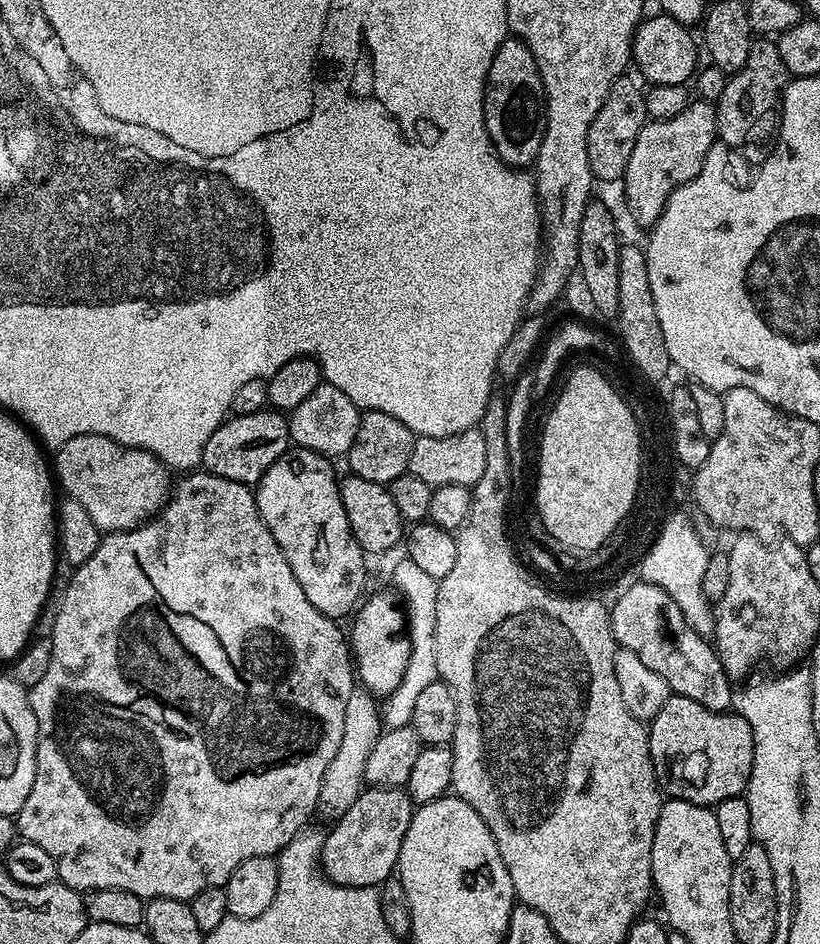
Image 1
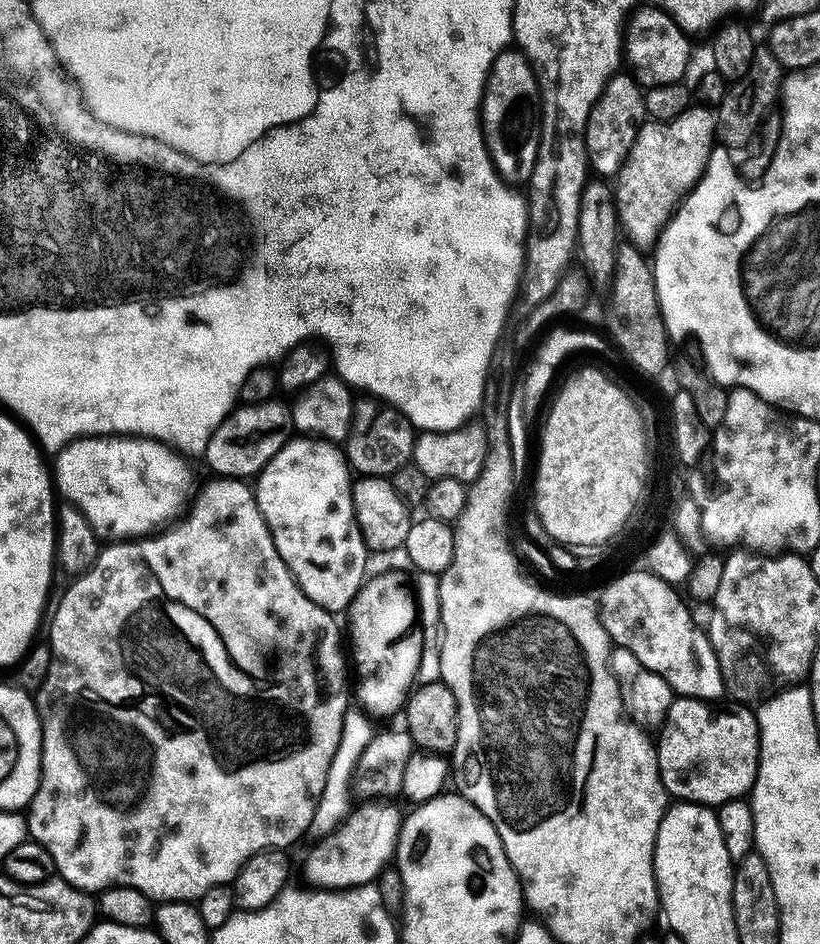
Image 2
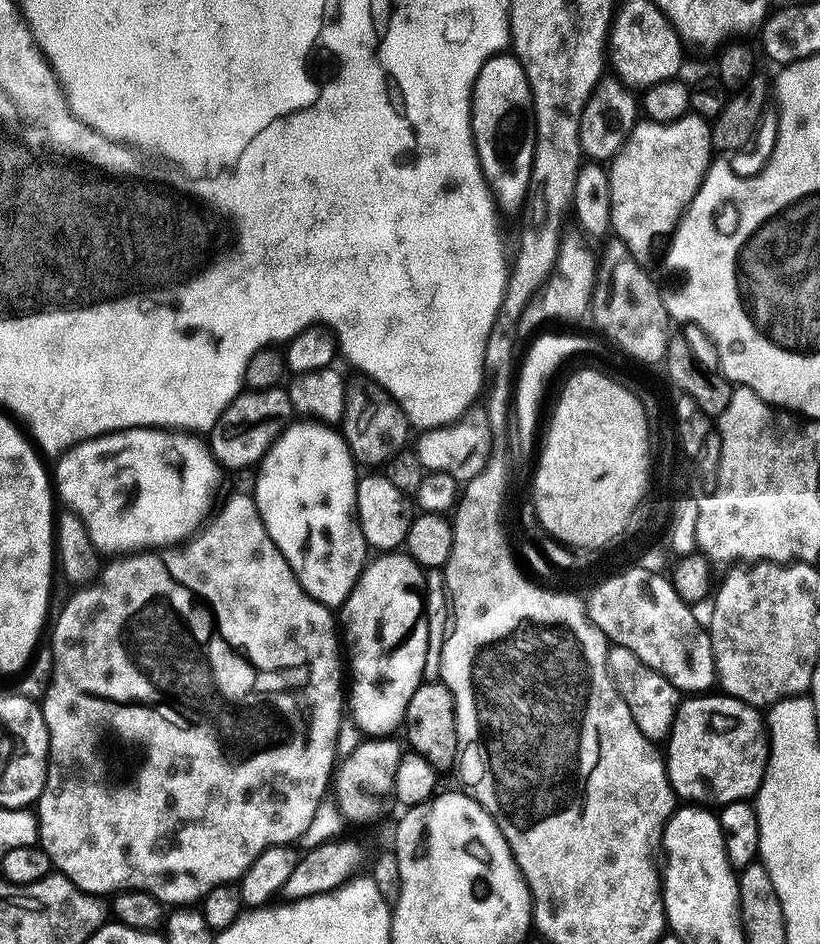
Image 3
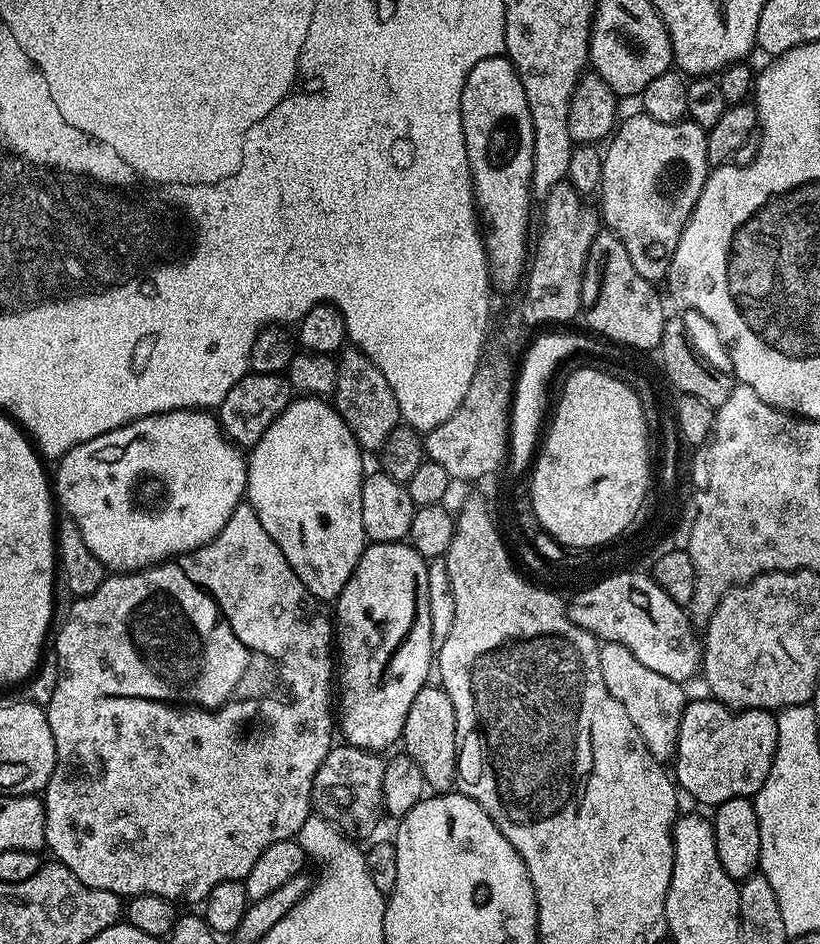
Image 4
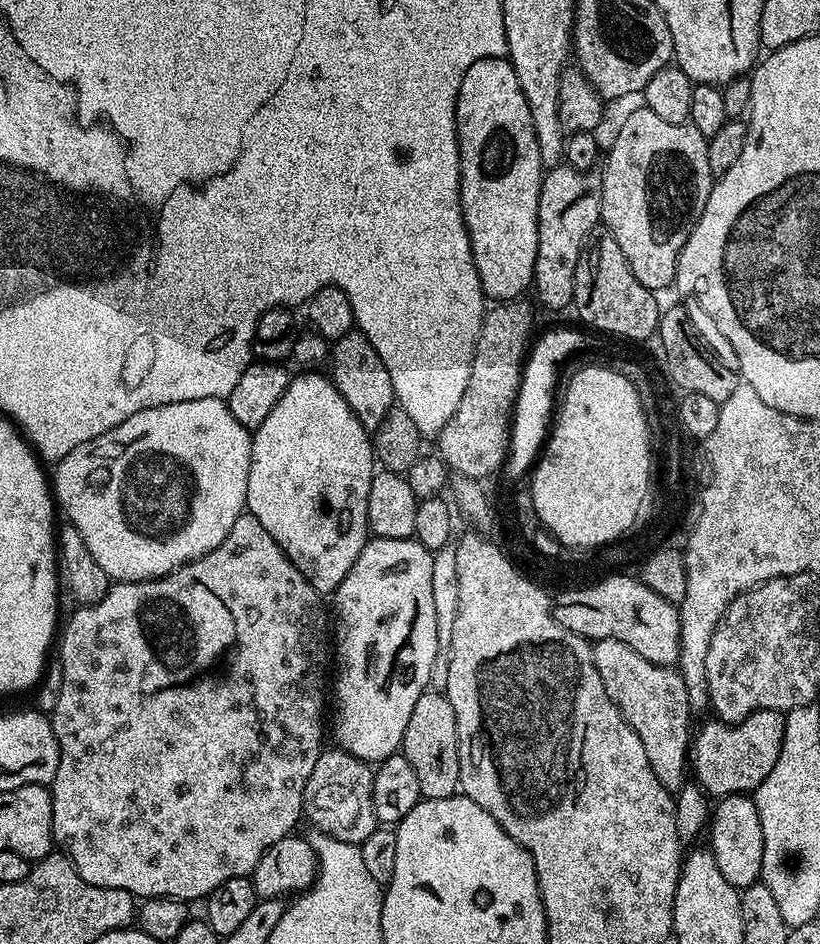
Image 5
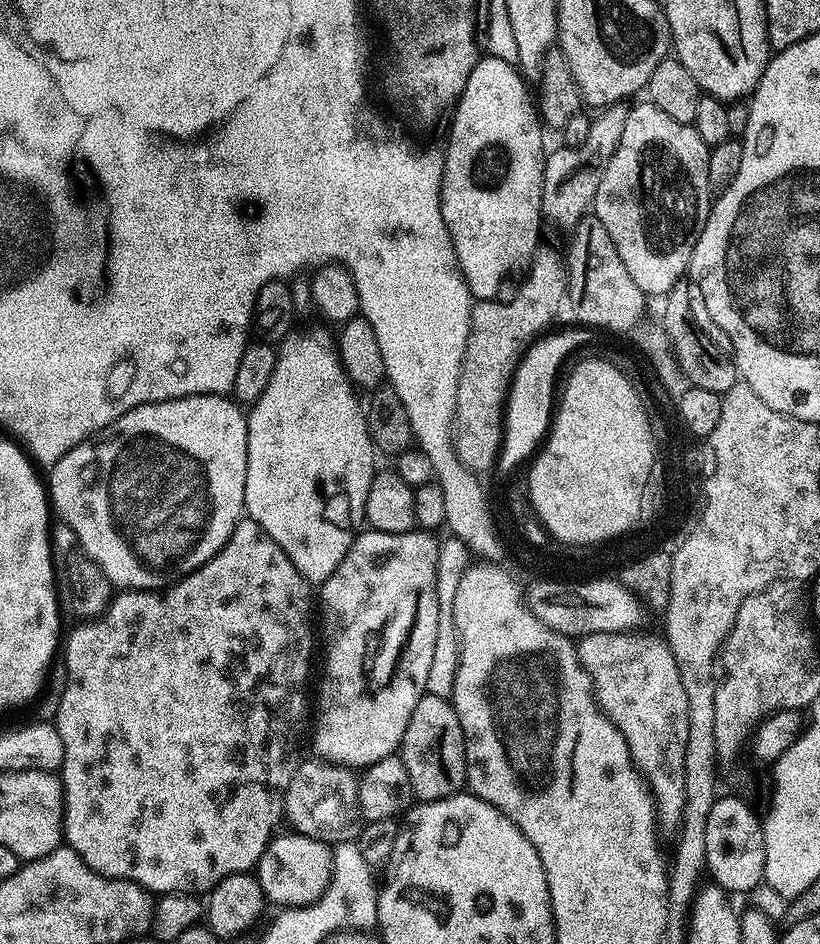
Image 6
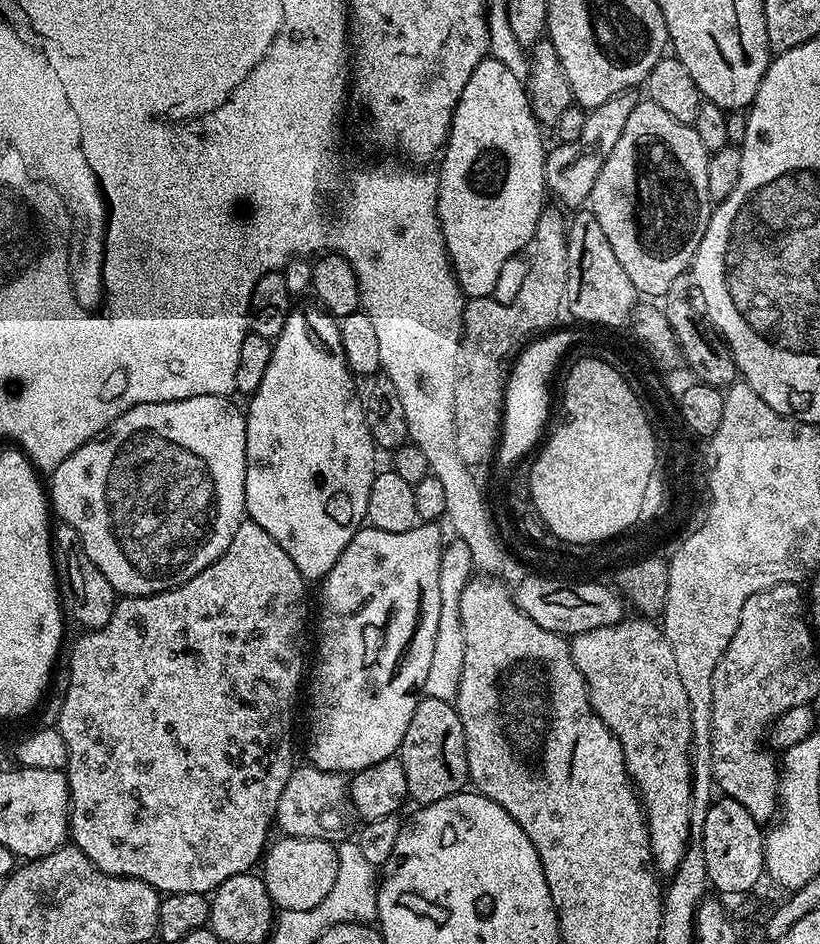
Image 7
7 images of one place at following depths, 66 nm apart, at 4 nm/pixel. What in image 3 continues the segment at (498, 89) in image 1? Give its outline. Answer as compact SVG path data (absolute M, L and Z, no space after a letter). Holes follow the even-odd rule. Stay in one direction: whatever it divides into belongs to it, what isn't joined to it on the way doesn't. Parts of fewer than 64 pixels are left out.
M511 54L489 56L488 61L478 70L478 78L472 87L472 137L480 159L480 169L488 179L488 186L499 207L508 212L519 213L528 199L528 183L536 145L536 126L532 114L532 91L526 82L526 70Z

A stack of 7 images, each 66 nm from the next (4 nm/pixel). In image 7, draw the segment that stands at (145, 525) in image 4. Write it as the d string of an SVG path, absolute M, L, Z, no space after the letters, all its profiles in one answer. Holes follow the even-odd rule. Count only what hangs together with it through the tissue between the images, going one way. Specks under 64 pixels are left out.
M195 396L185 400L175 400L165 404L139 404L126 408L113 418L104 432L98 433L90 442L86 442L70 458L63 460L52 473L52 492L50 488L50 504L60 515L63 523L74 526L82 538L82 546L86 554L90 554L90 562L106 574L110 586L124 596L149 596L155 592L165 592L177 588L180 584L190 582L194 574L206 570L230 546L230 538L234 538L234 530L238 530L241 520L245 519L246 509L246 426L245 413L232 405L227 396Z

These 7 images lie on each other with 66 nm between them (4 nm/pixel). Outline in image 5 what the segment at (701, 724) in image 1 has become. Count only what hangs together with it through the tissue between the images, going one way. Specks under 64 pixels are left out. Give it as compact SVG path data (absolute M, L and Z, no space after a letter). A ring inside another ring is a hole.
M763 708L750 714L740 724L724 724L721 720L709 718L700 729L695 729L690 740L690 772L694 775L695 783L704 789L712 798L723 798L737 794L752 794L756 788L774 770L774 762L780 753L784 737L785 713L779 708Z

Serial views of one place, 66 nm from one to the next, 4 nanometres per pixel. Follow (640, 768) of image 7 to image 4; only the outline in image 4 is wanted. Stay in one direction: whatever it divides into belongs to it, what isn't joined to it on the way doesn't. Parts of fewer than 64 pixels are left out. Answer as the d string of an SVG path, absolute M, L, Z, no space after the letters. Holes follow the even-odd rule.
M600 644L600 665L602 666L602 678L606 678L606 690L626 706L626 714L630 714L630 722L642 734L650 754L661 762L668 762L676 755L678 746L678 726L682 722L682 714L686 697L682 689L681 681L662 678L658 670L650 670L650 666L642 666L630 650L621 644Z

